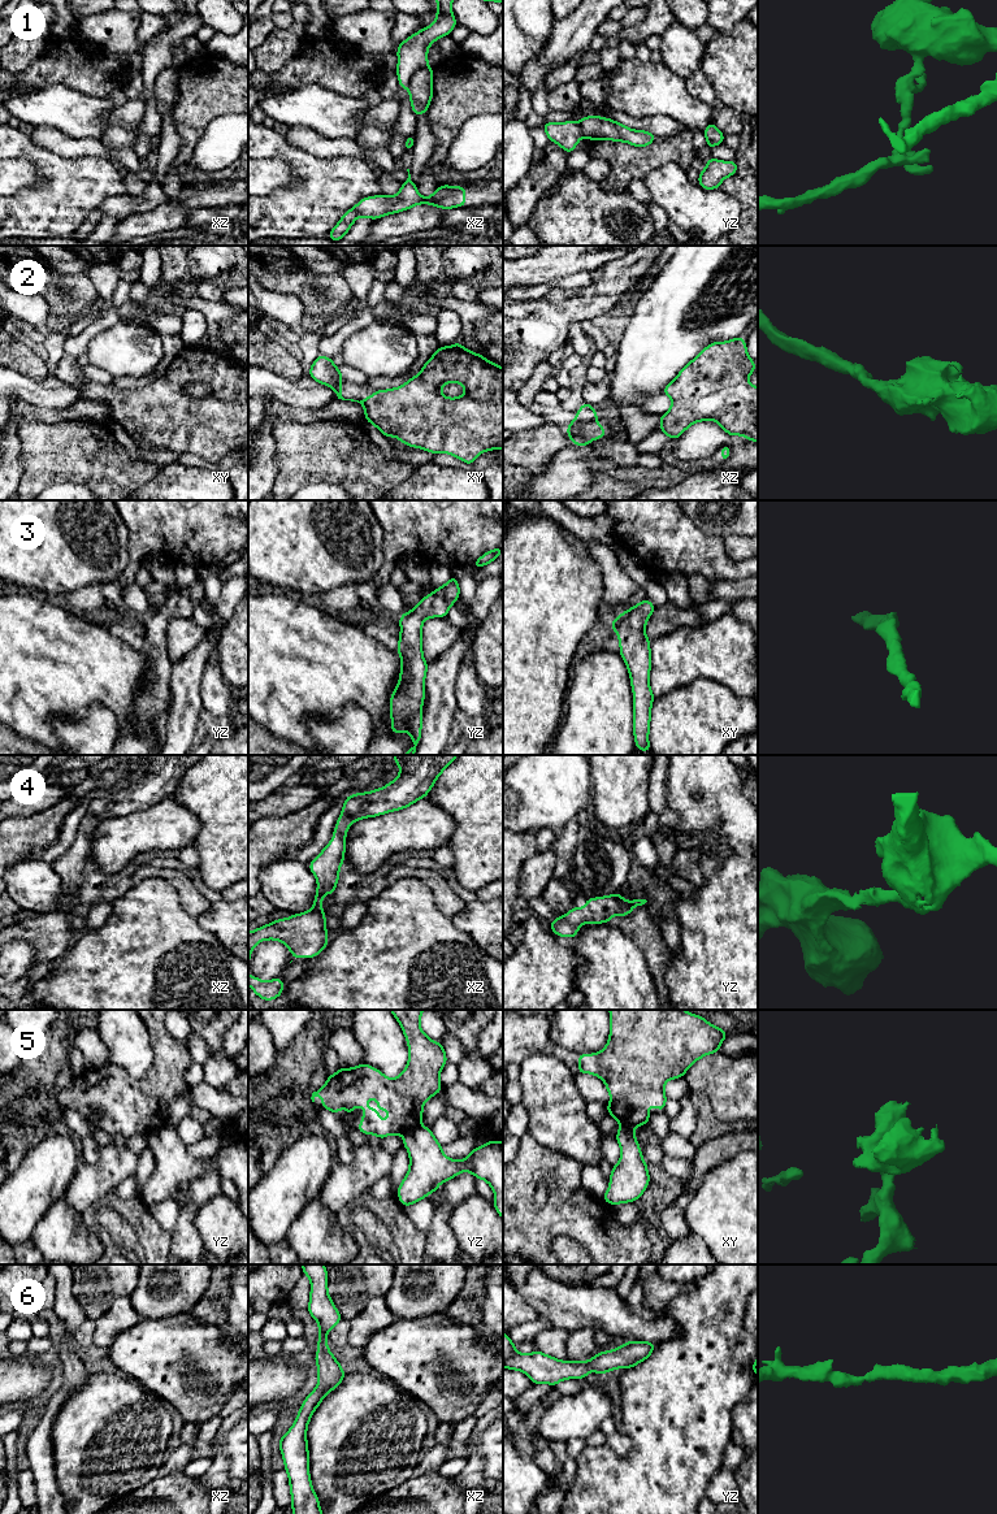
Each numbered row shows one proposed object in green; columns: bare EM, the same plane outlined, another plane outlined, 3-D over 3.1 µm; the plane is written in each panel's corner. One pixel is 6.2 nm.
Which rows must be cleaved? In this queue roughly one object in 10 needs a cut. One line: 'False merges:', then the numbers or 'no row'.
False merges: 1, 5

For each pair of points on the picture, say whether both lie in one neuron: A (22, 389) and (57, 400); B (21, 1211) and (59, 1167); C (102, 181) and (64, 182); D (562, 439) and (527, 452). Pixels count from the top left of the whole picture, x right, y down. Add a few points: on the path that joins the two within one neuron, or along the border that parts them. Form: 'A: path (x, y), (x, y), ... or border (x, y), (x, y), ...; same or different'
A: path (31, 391), (48, 398); same
B: path (29, 1201), (33, 1193), (48, 1178); same
C: path (92, 183), (73, 183); same
D: path (553, 439), (536, 447); same

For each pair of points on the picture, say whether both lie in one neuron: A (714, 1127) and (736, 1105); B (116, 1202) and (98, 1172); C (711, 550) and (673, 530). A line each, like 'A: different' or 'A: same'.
A: different
B: different
C: same

